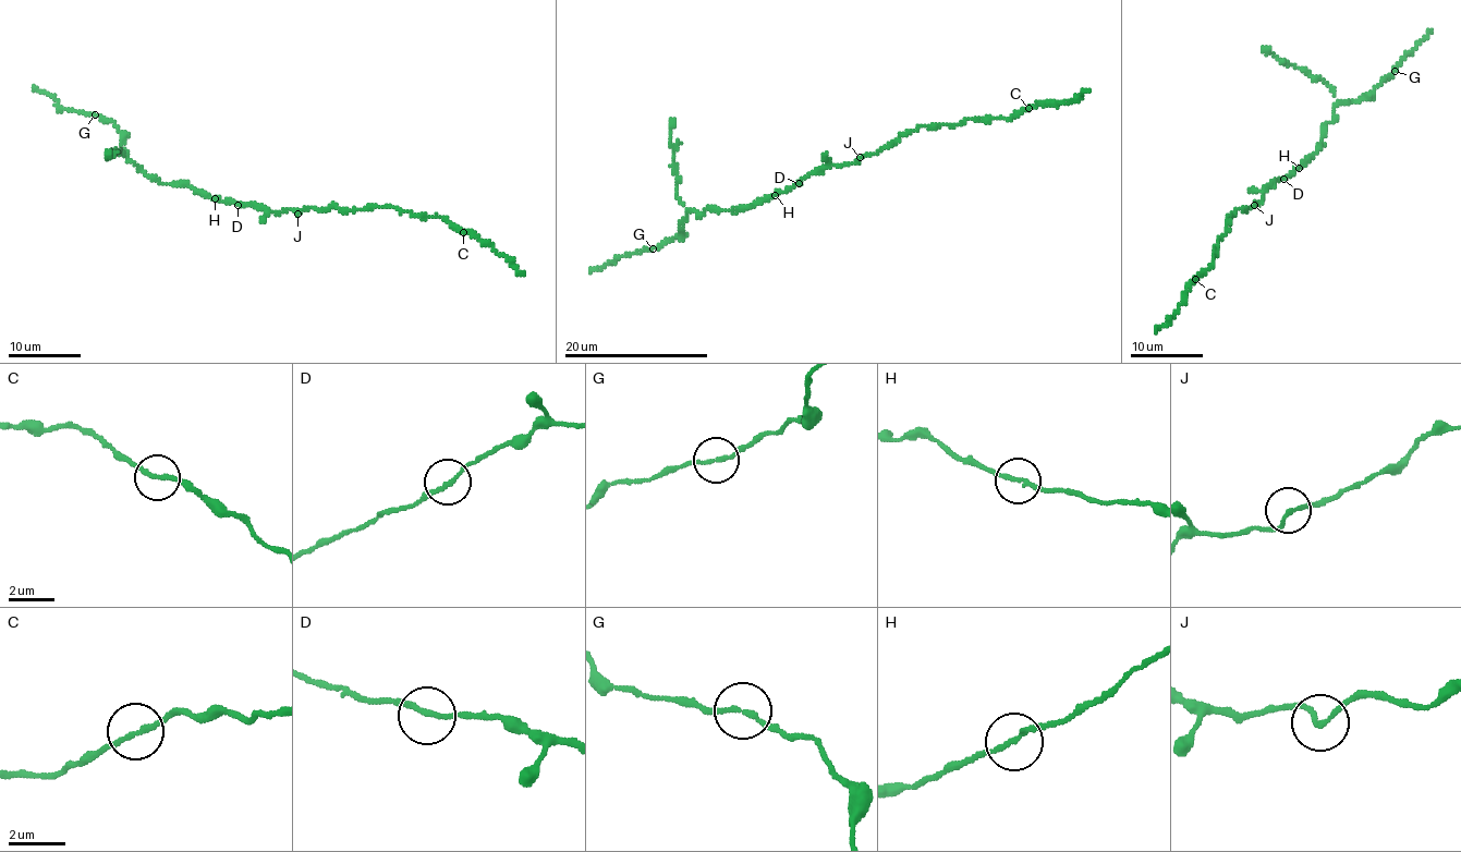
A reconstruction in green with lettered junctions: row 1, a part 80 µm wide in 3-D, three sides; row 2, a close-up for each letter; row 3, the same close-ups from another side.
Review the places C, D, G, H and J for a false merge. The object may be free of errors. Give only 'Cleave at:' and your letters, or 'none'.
Cleave at: G

